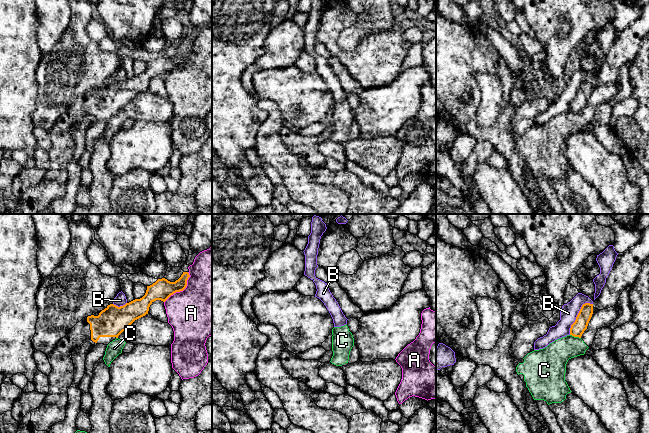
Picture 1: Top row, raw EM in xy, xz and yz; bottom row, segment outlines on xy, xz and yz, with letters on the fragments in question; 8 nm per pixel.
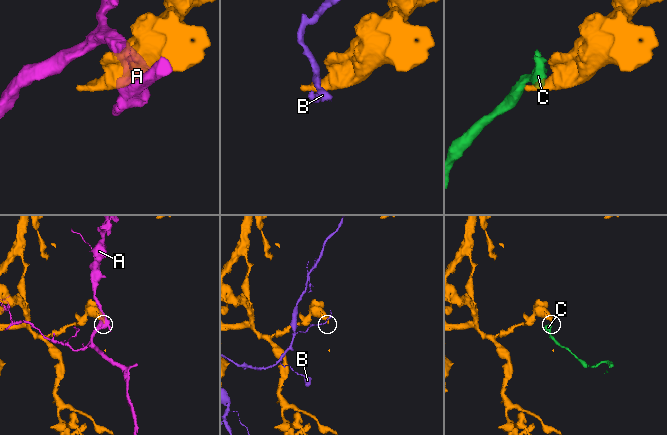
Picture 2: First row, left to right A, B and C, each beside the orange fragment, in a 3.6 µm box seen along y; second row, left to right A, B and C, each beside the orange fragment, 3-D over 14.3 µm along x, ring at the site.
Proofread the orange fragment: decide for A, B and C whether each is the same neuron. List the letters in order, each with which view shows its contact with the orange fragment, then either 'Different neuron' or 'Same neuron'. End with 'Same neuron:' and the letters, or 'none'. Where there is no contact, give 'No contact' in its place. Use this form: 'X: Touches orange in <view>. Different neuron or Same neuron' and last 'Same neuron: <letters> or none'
A: Touches orange in xy. Different neuron
B: Touches orange in yz. Different neuron
C: Touches orange in yz. Different neuron
Same neuron: none

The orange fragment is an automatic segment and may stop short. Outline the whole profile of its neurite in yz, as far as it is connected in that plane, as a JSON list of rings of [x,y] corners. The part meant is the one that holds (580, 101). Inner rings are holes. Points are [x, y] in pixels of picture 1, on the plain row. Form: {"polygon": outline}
{"polygon": [[[593,80],[582,81],[575,98],[571,101],[570,111],[581,114],[593,90]]]}

